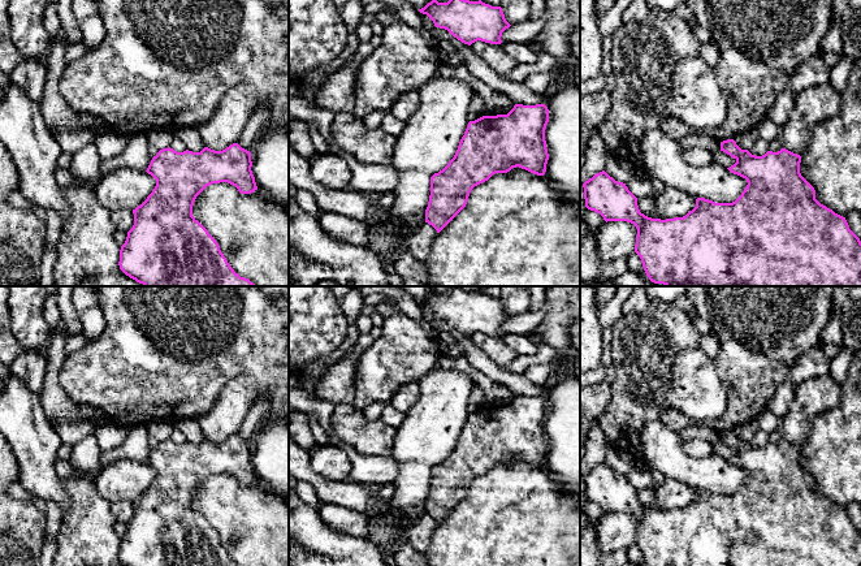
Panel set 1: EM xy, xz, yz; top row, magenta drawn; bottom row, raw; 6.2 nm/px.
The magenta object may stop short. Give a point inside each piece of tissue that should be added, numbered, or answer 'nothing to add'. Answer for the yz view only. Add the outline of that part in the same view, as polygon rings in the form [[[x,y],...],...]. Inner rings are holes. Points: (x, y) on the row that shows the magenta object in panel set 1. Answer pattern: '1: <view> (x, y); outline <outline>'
nothing to add

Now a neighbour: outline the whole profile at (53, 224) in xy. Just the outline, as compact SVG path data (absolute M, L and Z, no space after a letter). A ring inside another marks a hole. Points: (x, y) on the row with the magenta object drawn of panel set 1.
M47 211L46 219L46 247L55 247L62 232L62 221L59 213Z

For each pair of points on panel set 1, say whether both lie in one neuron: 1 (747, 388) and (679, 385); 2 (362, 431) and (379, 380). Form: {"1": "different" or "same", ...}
{"1": "different", "2": "different"}

